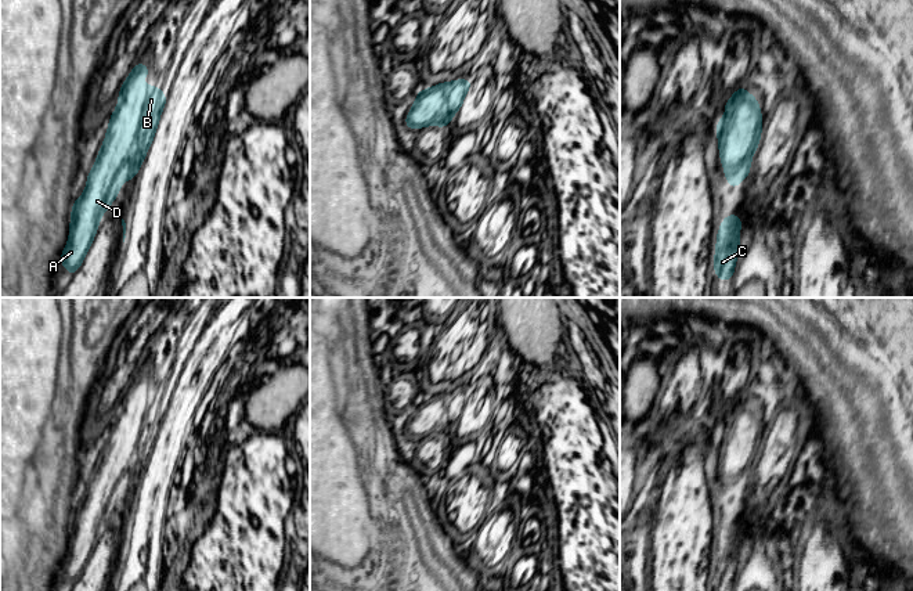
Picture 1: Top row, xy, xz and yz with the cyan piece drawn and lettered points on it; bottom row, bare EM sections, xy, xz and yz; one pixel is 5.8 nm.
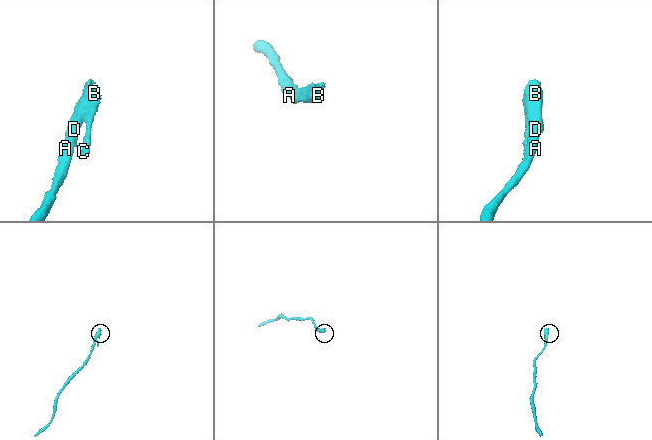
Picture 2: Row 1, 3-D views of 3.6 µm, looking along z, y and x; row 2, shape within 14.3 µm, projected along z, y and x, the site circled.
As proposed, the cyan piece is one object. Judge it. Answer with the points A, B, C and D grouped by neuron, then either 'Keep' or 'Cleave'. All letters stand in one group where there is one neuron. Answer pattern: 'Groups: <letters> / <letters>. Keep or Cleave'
Groups: A B C D. Keep

